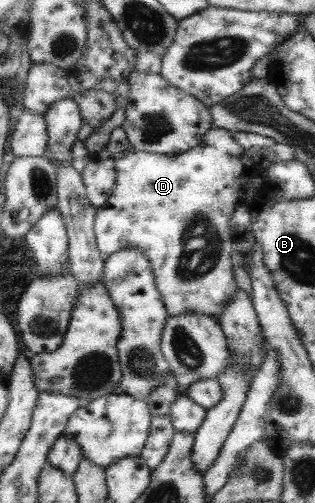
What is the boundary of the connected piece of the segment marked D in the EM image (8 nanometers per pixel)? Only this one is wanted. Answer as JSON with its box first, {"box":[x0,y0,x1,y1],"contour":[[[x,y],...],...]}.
{"box":[94,128,254,320],"contour":[[[212,128],[204,134],[200,144],[190,148],[187,152],[183,151],[181,154],[176,155],[162,155],[143,152],[140,150],[133,150],[130,153],[125,153],[120,157],[116,157],[113,162],[113,167],[116,169],[116,184],[114,184],[114,192],[110,194],[108,200],[101,206],[96,207],[96,214],[94,218],[94,234],[97,247],[99,251],[107,256],[122,250],[124,248],[136,247],[142,249],[146,253],[146,257],[150,259],[152,263],[152,272],[154,273],[154,283],[158,287],[158,291],[162,294],[164,305],[166,305],[166,311],[169,315],[178,316],[186,311],[198,311],[208,316],[214,316],[220,320],[222,315],[222,309],[227,304],[229,297],[238,289],[238,284],[234,278],[234,270],[231,262],[232,251],[234,247],[235,239],[230,235],[230,227],[228,224],[232,214],[236,207],[241,204],[241,198],[244,195],[244,188],[246,186],[246,180],[250,177],[250,174],[254,172],[254,162],[247,156],[244,148],[240,146],[240,143],[234,139],[232,132],[225,128]]]}

